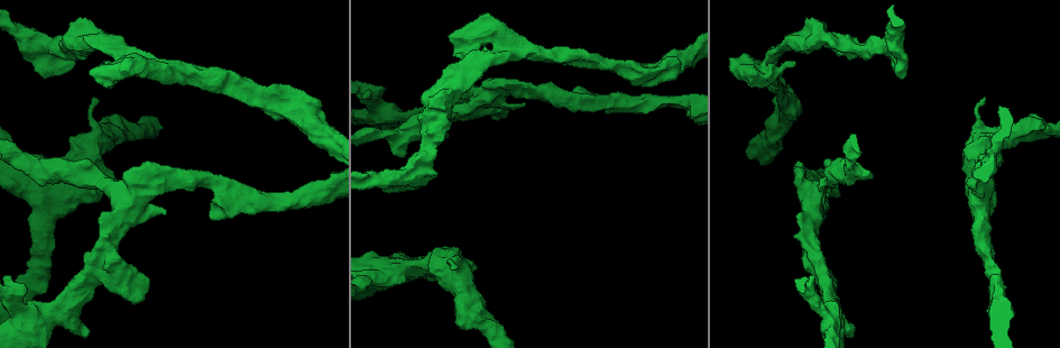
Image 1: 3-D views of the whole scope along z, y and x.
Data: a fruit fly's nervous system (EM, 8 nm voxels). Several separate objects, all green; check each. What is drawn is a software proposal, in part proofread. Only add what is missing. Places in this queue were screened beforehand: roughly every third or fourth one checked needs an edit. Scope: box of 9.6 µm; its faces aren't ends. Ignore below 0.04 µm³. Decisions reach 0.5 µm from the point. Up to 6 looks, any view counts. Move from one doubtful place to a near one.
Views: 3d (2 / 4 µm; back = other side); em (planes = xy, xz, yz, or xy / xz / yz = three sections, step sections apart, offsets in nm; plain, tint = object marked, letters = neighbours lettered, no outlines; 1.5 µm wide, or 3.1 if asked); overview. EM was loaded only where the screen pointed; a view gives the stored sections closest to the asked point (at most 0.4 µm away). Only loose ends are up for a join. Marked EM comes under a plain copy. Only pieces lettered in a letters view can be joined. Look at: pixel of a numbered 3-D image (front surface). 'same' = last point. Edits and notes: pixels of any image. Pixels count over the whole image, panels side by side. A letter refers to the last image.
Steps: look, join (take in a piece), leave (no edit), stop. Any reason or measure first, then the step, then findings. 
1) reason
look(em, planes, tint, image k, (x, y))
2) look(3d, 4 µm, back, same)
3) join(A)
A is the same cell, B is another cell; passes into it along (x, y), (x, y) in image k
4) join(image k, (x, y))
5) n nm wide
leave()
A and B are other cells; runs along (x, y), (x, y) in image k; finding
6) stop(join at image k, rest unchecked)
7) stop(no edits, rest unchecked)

an open end
look(em, planes, letters, image 1, (803, 264))

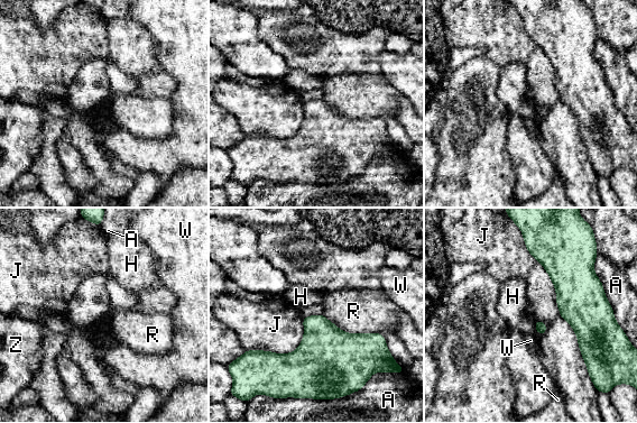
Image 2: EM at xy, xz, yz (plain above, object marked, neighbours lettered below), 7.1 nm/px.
leave()
A, H, J, R, W and Z are other cells; border along (322, 313), (347, 332), (380, 333) in image 2; none of them fits

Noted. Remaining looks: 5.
an open end
look(3d, 4 µm, image 1, (453, 269))

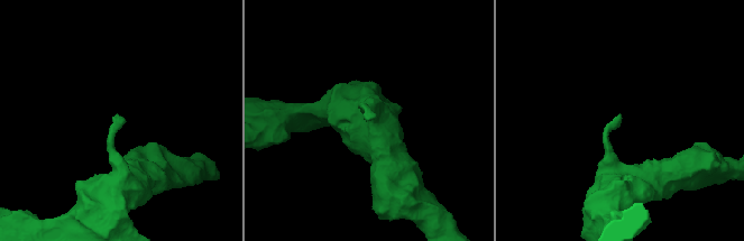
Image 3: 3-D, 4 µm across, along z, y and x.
look(em, planes, letters, image 3, (364, 117))

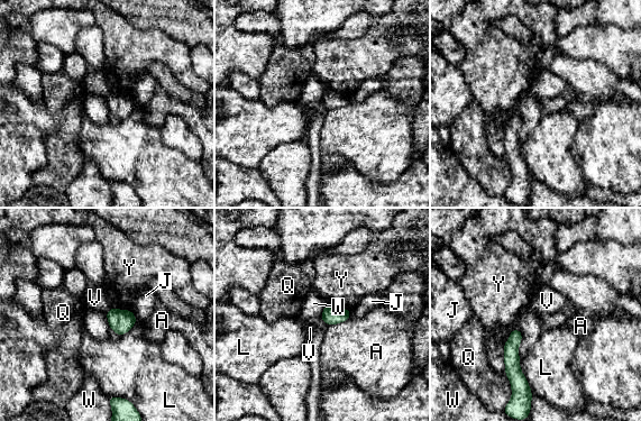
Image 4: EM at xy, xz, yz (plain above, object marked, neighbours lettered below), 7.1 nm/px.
L touches over 240 nm
leave()
A, J, L, Q, V, W and Y are other cells; border along (514, 328), (521, 333), (520, 357) in image 4; none of them fits

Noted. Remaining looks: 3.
thick end
look(3d, 2 µm, image 1, (1042, 129))

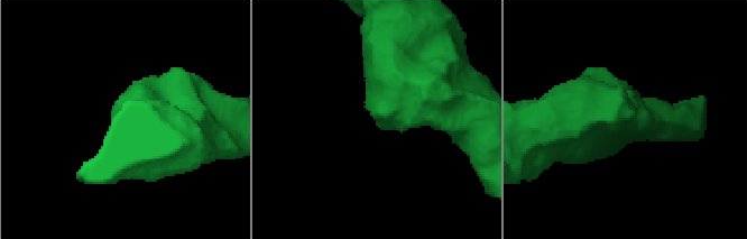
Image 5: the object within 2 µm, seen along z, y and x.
look(em, 3.1 µm, planes, letters, image 5, (630, 116))

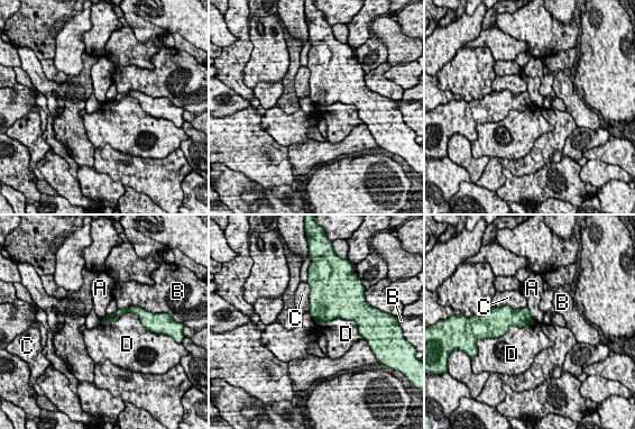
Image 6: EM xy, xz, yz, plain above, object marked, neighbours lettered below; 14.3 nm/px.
D touches over 600 nm
leave()
A, B, C and D are other cells; none of them fits

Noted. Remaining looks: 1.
stop(no edits, rest unchecked)

